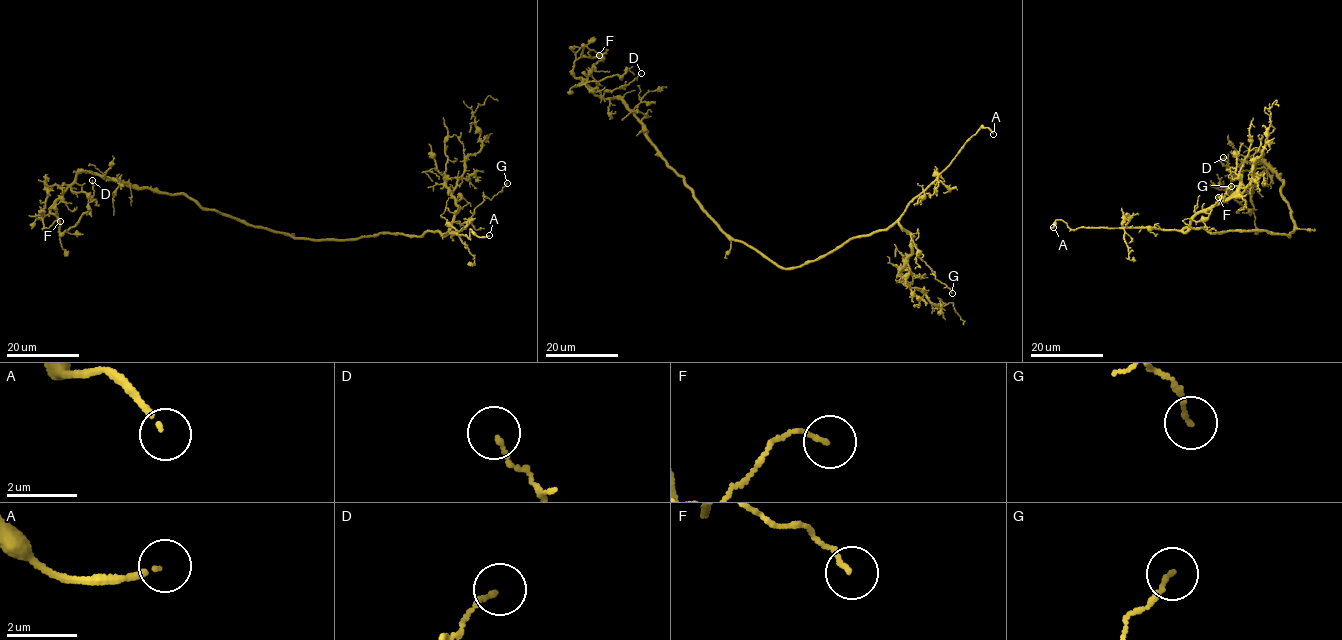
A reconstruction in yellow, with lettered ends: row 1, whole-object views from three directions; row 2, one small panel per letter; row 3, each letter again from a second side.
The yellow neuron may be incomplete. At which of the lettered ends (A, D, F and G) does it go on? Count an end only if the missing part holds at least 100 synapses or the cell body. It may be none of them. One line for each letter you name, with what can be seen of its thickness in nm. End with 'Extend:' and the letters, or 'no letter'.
A: 140 nm
Extend: A

